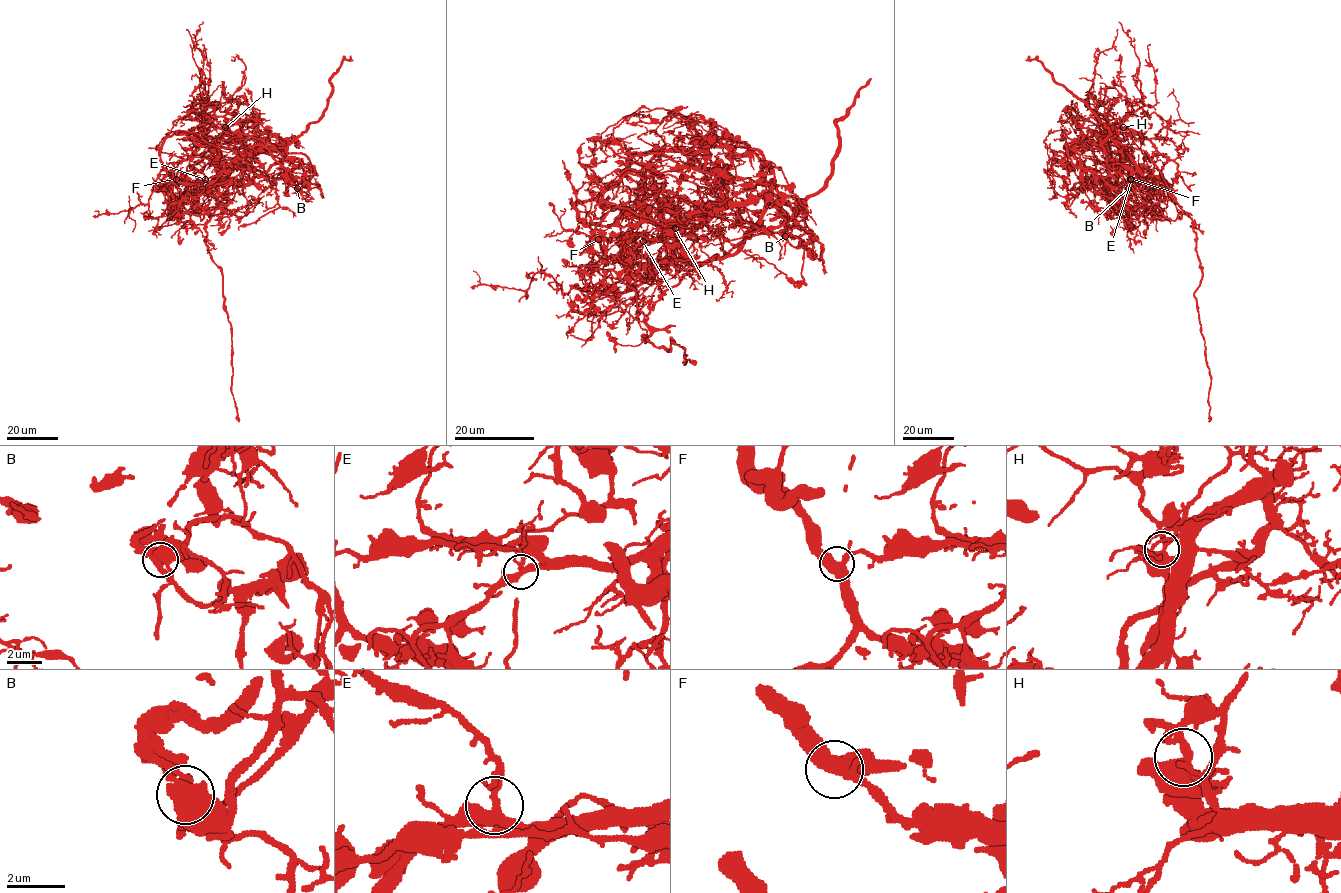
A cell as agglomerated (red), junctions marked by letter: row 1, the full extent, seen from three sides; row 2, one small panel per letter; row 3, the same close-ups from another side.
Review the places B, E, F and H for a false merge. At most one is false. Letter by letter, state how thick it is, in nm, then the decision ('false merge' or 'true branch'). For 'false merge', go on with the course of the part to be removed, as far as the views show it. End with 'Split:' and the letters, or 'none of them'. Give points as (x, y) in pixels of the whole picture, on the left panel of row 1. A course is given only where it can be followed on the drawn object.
B: 550 nm thick; false merge; foreign part runs (297, 188), (314, 170), (304, 155), (248, 150), (219, 180), (208, 205), (206, 246), (222, 275), (238, 421)
E: 320 nm thick; true branch
F: 440 nm thick; true branch
H: 360 nm thick; true branch
Split: B

